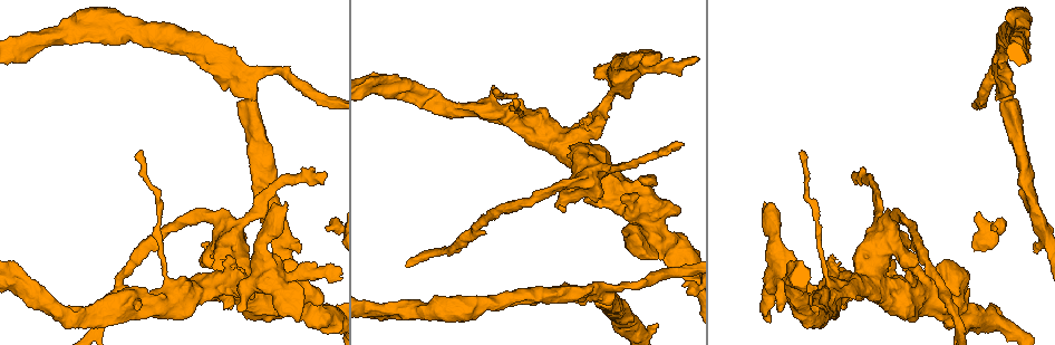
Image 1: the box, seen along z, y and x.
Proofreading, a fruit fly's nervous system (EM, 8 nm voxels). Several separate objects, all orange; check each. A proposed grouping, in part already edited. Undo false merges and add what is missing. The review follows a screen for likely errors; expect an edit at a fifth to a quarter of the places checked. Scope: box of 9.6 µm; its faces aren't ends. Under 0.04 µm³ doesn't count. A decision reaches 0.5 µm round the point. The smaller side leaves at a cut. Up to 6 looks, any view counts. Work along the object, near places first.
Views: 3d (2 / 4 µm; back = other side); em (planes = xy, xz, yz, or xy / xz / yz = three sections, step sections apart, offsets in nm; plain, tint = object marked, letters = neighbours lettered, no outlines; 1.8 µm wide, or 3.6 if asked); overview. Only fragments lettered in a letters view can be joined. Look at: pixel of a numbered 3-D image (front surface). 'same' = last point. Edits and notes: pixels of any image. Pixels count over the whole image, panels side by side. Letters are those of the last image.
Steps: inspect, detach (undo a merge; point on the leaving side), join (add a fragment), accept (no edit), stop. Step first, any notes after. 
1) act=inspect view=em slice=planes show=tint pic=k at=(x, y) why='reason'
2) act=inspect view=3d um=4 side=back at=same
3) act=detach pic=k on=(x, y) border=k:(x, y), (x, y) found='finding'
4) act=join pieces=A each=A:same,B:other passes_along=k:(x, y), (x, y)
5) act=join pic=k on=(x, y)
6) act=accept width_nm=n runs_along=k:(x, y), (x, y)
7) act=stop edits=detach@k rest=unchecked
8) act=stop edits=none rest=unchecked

act=inspect view=3d um=2 pic=1 at=(655, 325) why='an open end'

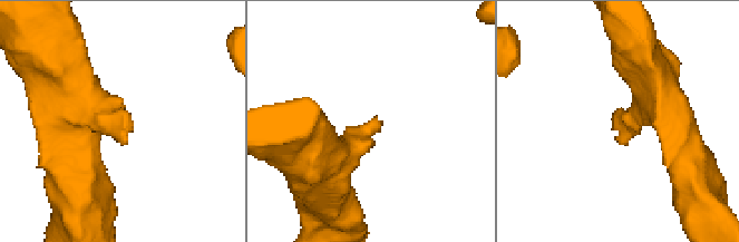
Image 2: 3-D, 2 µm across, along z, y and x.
act=inspect view=em slice=planes show=letters pic=2 at=(375, 121)

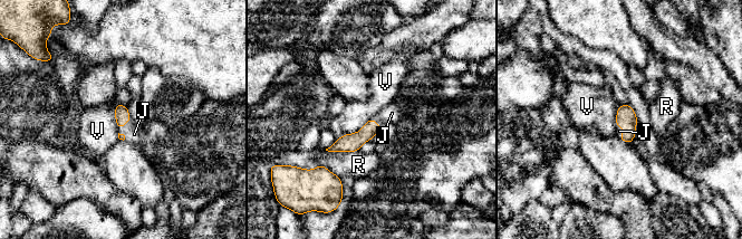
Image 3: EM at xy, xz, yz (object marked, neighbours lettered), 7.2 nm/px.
act=join pieces=J longest_contact=V:300nm each=J:same,R:other,V:other passes_along=3:(122, 114), (124, 125), (134, 134) found='the neuron continues'

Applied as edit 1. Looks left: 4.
act=inspect view=overview why='see it whole again'

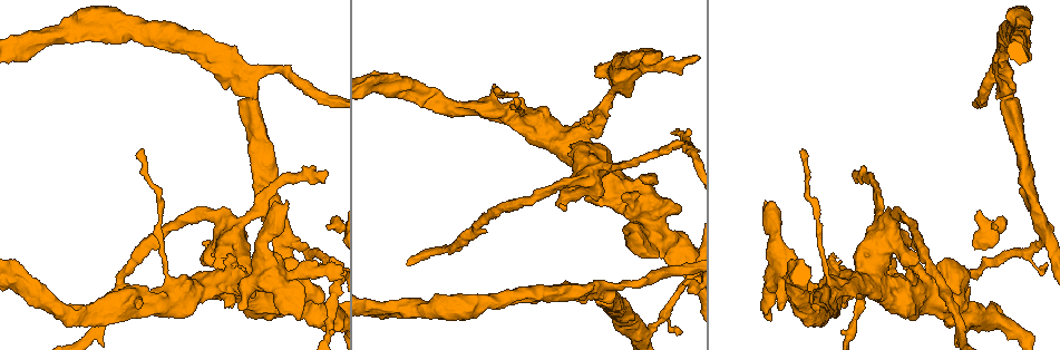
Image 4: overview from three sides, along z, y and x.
act=inspect view=3d um=2 side=back pic=4 at=(582, 302) why='thick end'

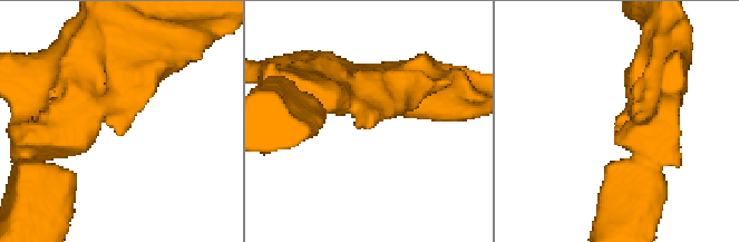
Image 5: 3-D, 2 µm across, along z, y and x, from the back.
act=inspect view=em slice=planes show=tint pic=5 at=(614, 133) why='shape alone is not enough'

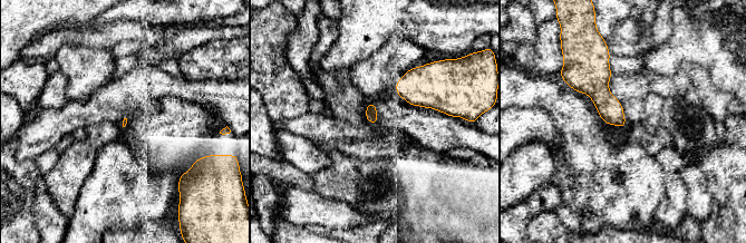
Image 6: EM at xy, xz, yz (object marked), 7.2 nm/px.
act=inspect view=em slice=planes show=letters at=same

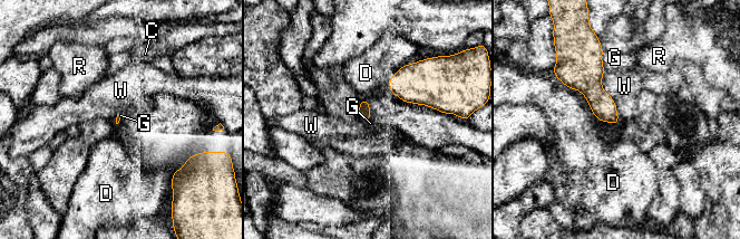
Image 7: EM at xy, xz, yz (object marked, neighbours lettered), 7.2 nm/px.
act=accept each=C:other,D:other,G:other,R:other,W:other border=7:(600, 44), (603, 69), (605, 72) found='no lettered fragment goes on from it'

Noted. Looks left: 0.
act=stop edits=join@3 rest=unchecked

